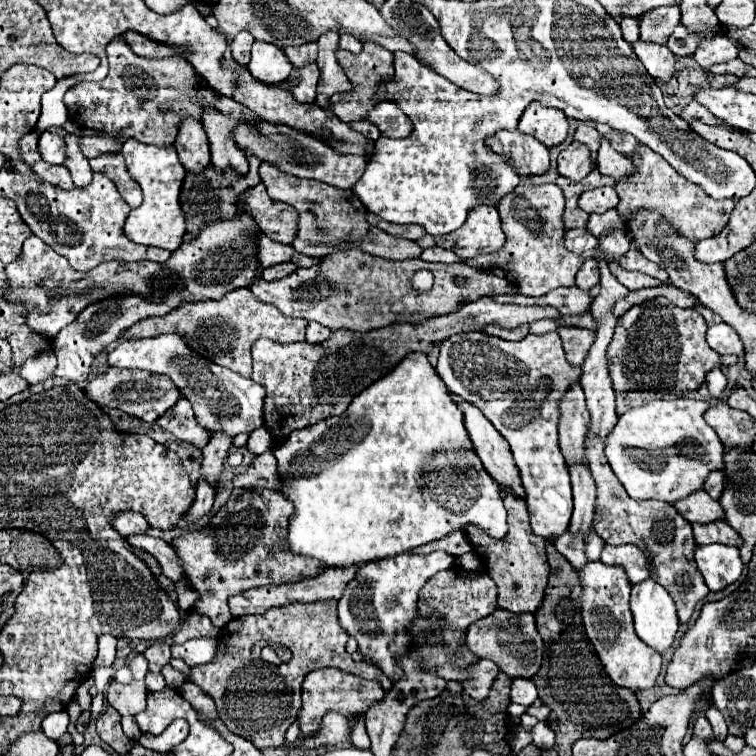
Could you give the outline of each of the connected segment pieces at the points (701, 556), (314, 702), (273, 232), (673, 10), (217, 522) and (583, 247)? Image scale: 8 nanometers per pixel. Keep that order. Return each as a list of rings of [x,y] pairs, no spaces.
[[[718,543],[697,545],[695,559],[711,591],[721,591],[735,583],[743,571],[743,561],[737,547]]]
[[[319,669],[315,673],[309,673],[303,681],[303,705],[301,705],[301,711],[297,713],[299,739],[317,735],[325,713],[337,711],[343,717],[347,717],[349,723],[353,723],[355,717],[365,715],[383,697],[385,697],[385,693],[377,681],[367,681],[367,679],[355,677],[351,673],[339,673],[337,669]]]
[[[261,183],[257,187],[247,189],[243,207],[247,213],[253,215],[259,229],[273,241],[291,243],[295,239],[299,213],[295,213],[295,209],[287,203],[271,201]]]
[[[663,7],[655,9],[655,13],[649,13],[647,17],[641,19],[641,41],[649,43],[659,43],[665,45],[669,35],[673,33],[675,25],[679,25],[679,7]]]
[[[233,489],[229,501],[213,515],[211,525],[203,531],[189,531],[175,541],[175,551],[187,569],[187,579],[199,593],[199,605],[193,607],[207,615],[219,629],[233,617],[227,607],[231,595],[239,595],[253,587],[285,585],[303,579],[313,579],[323,573],[323,563],[315,557],[295,555],[287,545],[289,519],[293,517],[293,503],[279,491],[271,489]]]
[[[569,229],[569,231],[565,231],[563,243],[569,251],[579,253],[579,255],[587,255],[587,253],[591,253],[591,249],[597,247],[597,239],[587,229]]]

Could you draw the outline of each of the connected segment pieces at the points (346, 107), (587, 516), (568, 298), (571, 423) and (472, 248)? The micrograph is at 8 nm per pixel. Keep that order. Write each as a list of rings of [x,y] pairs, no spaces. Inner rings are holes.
[[[365,43],[363,51],[359,55],[353,55],[349,51],[337,49],[335,57],[337,57],[337,63],[341,65],[341,69],[345,71],[345,75],[349,77],[349,81],[353,83],[355,89],[351,93],[331,95],[333,113],[345,123],[361,121],[371,111],[371,107],[375,107],[379,101],[385,99],[385,85],[393,77],[393,53],[383,49],[383,47],[379,47],[379,45],[375,45],[375,43]]]
[[[575,463],[569,467],[571,471],[571,485],[573,485],[573,499],[575,499],[575,509],[571,517],[571,531],[581,533],[583,537],[587,535],[587,529],[593,521],[595,513],[595,481],[591,477],[589,465]]]
[[[559,287],[543,297],[527,297],[515,293],[515,295],[491,295],[491,299],[497,303],[515,303],[515,305],[551,305],[559,309],[561,315],[587,313],[591,305],[589,293],[579,287]]]
[[[577,381],[571,383],[559,401],[559,445],[567,463],[585,459],[587,421],[589,413],[585,407],[585,395]]]
[[[477,205],[469,211],[467,221],[455,233],[443,237],[423,235],[421,239],[417,239],[417,245],[423,249],[451,249],[461,259],[471,259],[483,253],[499,251],[505,245],[505,233],[501,229],[497,209],[493,205]]]

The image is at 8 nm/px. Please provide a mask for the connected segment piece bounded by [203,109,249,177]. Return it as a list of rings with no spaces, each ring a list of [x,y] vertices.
[[[205,109],[203,125],[209,137],[215,171],[223,173],[231,169],[237,175],[245,177],[249,173],[249,163],[243,151],[231,141],[231,129],[235,129],[235,121],[231,121],[231,117],[221,117],[219,113],[215,113],[215,109]]]

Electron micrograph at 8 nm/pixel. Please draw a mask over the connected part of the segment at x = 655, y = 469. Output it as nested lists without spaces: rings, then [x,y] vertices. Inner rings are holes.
[[[675,399],[675,401],[649,401],[643,407],[629,409],[623,413],[615,425],[615,429],[607,436],[605,455],[609,465],[625,491],[633,499],[659,499],[675,505],[679,499],[703,489],[703,483],[711,471],[723,469],[723,445],[719,445],[719,437],[705,423],[703,413],[709,407],[705,401],[693,399]]]

